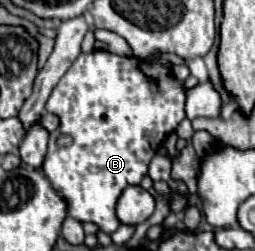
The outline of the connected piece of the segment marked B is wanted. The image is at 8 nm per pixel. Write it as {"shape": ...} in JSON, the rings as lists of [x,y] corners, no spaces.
{"shape":[[[99,49],[81,53],[75,59],[69,71],[53,87],[51,97],[45,105],[49,113],[57,113],[61,117],[57,131],[69,133],[73,137],[73,143],[69,147],[59,147],[55,141],[57,131],[53,131],[49,135],[49,149],[41,165],[43,173],[49,177],[59,195],[67,199],[69,215],[73,219],[79,223],[95,223],[99,231],[107,235],[111,235],[121,225],[115,215],[117,199],[125,187],[141,183],[141,179],[147,175],[147,165],[157,153],[159,145],[171,131],[177,129],[181,119],[185,119],[183,91],[183,83],[179,83],[167,67],[149,65],[143,59],[119,57],[115,53]]]}

